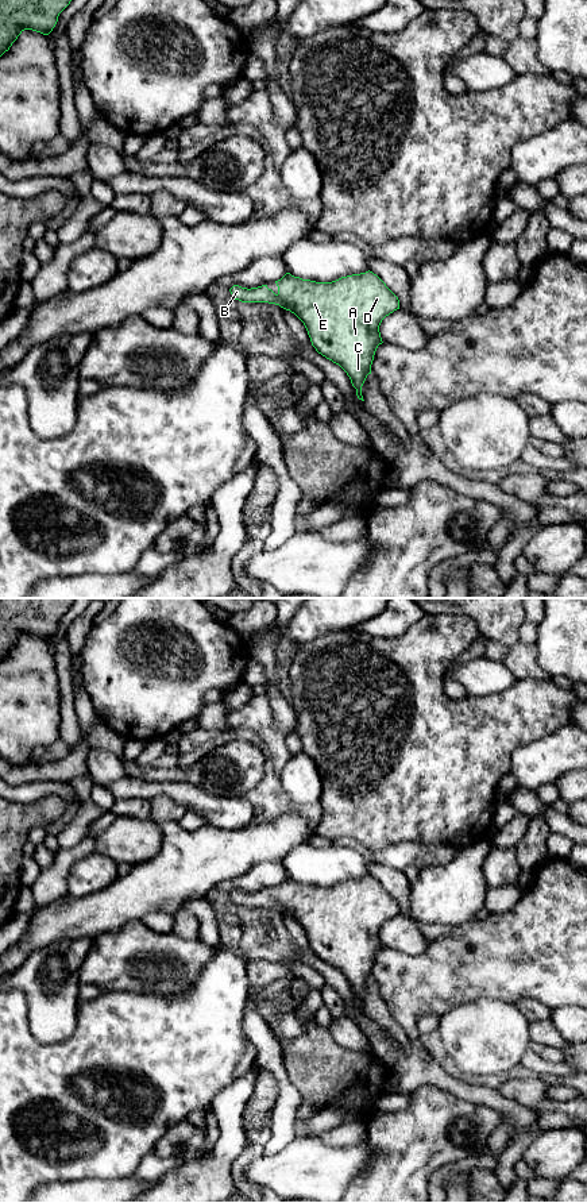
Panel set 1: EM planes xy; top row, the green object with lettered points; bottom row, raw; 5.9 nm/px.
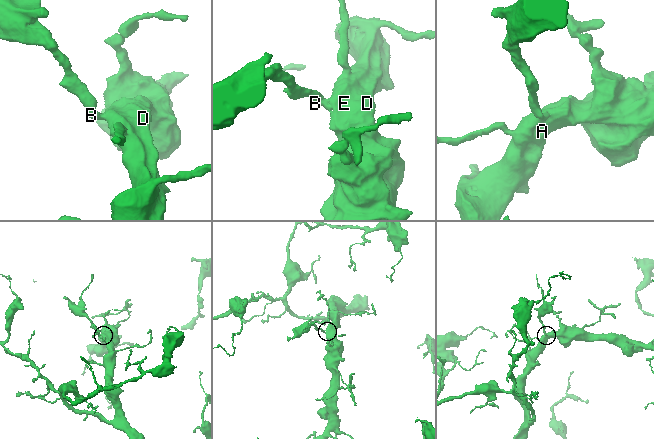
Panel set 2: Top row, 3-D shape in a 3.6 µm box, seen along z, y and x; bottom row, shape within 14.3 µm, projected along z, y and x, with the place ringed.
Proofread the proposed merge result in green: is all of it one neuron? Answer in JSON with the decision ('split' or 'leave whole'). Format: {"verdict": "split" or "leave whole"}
{"verdict": "leave whole"}

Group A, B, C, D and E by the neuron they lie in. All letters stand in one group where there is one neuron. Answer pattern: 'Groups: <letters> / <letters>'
Groups: A B C D E

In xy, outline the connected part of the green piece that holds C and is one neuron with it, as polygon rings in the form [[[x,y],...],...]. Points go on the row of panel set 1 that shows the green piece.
[[[370,270],[332,282],[302,279],[286,273],[275,284],[277,294],[267,285],[251,289],[233,285],[229,292],[235,300],[242,302],[275,304],[294,313],[304,323],[316,351],[347,373],[358,398],[364,401],[362,386],[371,374],[375,351],[383,343],[379,325],[386,316],[399,309],[398,297]]]

